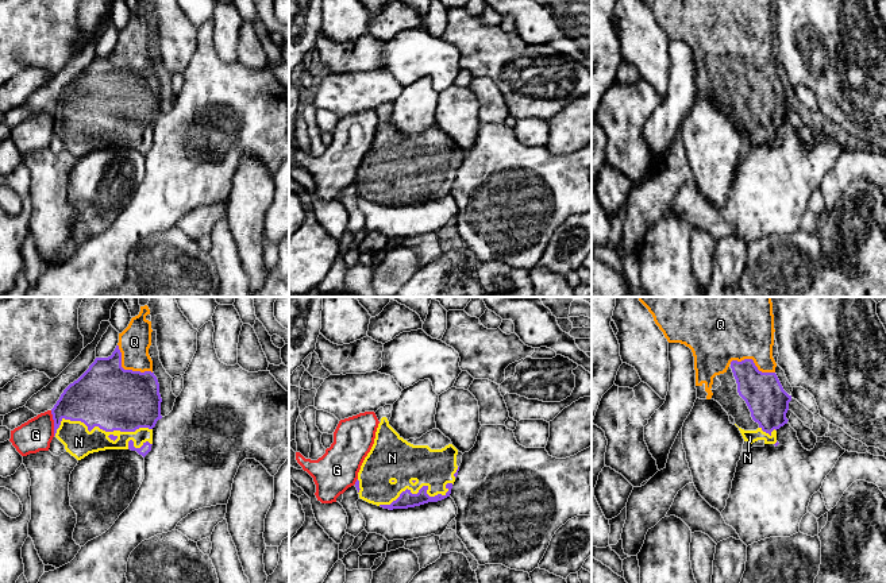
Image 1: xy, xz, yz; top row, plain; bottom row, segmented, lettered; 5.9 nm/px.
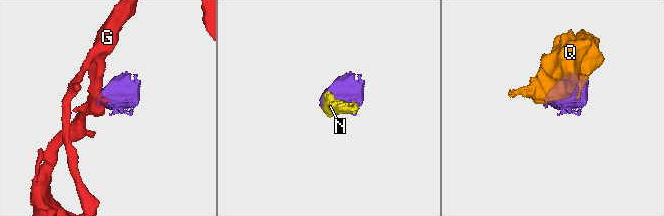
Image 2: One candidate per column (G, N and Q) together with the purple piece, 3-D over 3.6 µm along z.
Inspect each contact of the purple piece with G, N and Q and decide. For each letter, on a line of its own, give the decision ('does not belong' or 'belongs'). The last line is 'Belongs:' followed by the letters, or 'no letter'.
G: does not belong
N: belongs
Q: belongs
Belongs: N, Q

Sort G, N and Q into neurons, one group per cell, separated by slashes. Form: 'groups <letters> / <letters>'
groups G / N Q

